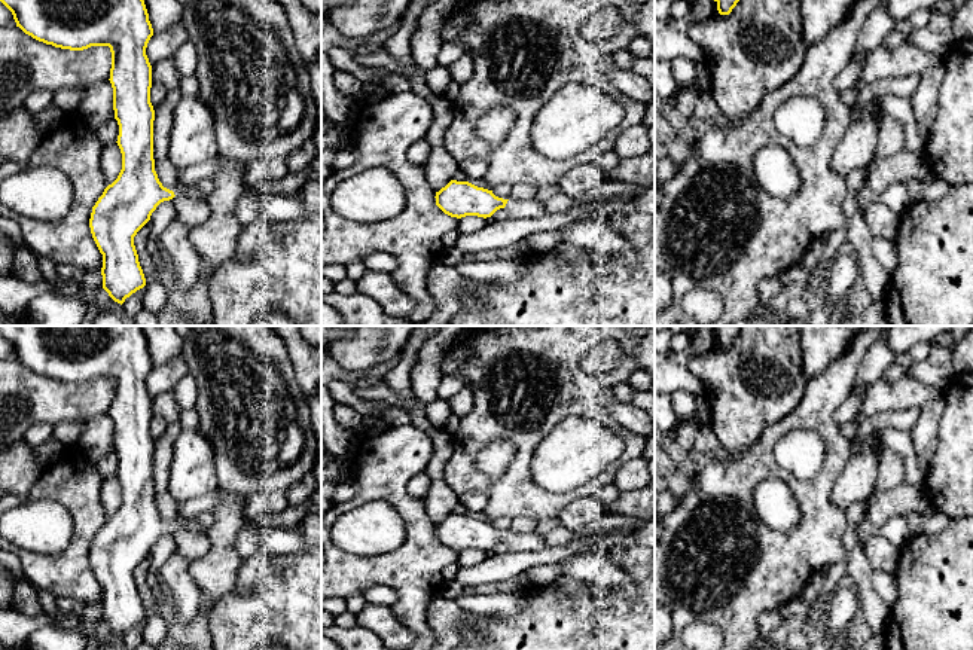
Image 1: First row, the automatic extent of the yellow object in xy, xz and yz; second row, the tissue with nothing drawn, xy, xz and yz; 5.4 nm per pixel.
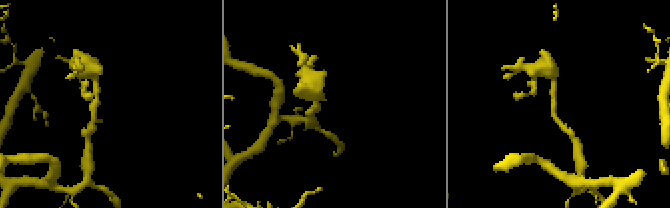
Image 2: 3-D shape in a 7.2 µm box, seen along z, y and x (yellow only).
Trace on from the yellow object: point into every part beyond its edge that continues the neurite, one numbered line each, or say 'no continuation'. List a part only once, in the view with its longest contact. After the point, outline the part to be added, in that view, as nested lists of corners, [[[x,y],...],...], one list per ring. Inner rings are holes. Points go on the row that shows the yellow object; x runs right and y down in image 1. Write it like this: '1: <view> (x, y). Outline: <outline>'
1: xz (524, 208). Outline: [[[534,199],[519,202],[507,201],[504,208],[512,219],[543,219],[549,214],[546,208]]]

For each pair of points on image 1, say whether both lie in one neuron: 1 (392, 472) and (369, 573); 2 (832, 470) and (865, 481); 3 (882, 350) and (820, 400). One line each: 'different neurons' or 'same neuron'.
1: same neuron
2: different neurons
3: different neurons

